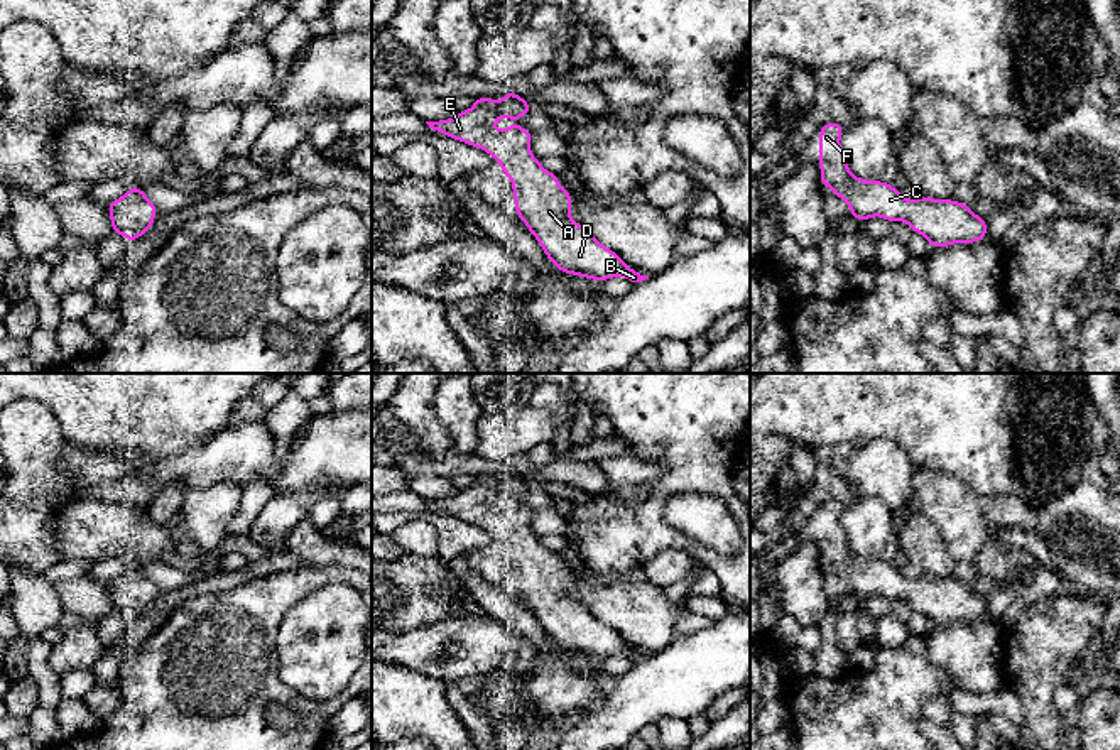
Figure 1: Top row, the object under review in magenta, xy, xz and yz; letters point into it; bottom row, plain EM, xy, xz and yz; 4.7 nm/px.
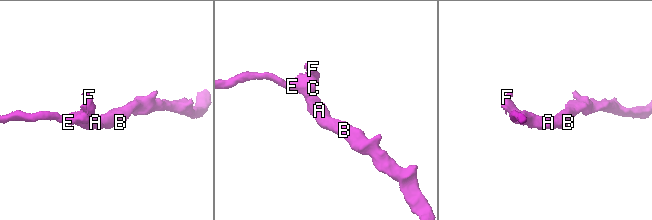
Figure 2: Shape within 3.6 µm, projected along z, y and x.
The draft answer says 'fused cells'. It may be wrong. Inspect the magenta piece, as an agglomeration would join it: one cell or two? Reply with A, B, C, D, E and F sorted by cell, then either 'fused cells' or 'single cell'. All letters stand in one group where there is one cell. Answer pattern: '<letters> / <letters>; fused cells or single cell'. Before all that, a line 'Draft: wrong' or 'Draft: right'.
Draft: wrong
A B C D E F; single cell

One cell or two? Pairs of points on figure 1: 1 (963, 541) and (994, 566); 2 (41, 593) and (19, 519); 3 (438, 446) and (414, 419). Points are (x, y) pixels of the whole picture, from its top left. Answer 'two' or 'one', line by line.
1: two
2: two
3: one

